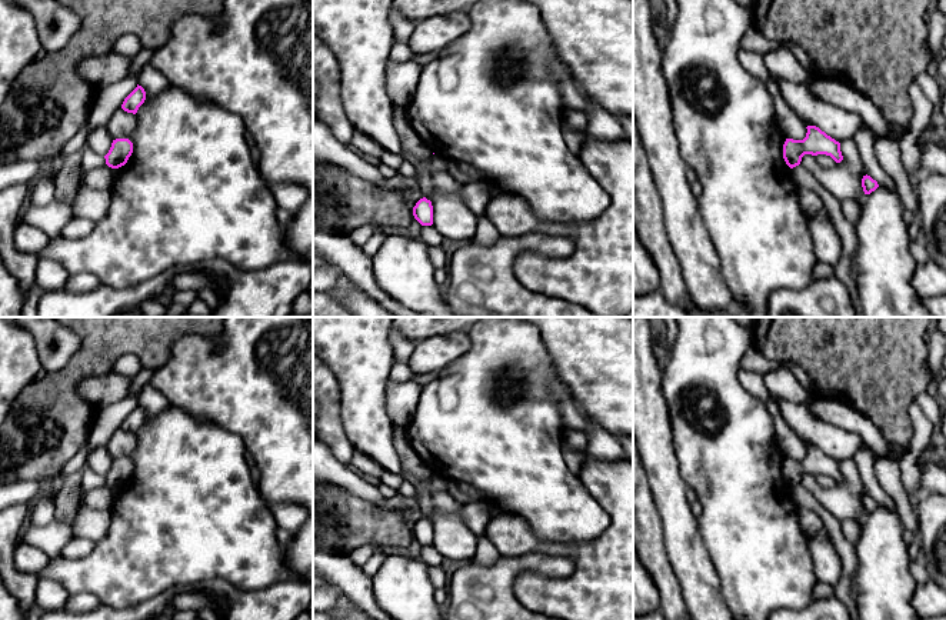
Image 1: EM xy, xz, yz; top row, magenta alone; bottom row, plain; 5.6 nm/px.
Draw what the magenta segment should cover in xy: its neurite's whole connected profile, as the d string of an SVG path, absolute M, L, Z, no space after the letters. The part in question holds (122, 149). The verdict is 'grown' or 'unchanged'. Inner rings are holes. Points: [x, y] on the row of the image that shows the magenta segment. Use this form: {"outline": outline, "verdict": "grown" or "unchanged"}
{"outline": "M116 139L104 156L106 164L111 169L124 166L133 153L133 143L129 139Z", "verdict": "unchanged"}

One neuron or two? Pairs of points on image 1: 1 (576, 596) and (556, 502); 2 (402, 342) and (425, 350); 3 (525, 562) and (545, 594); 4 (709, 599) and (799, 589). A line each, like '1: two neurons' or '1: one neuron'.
1: two neurons
2: two neurons
3: two neurons
4: two neurons

